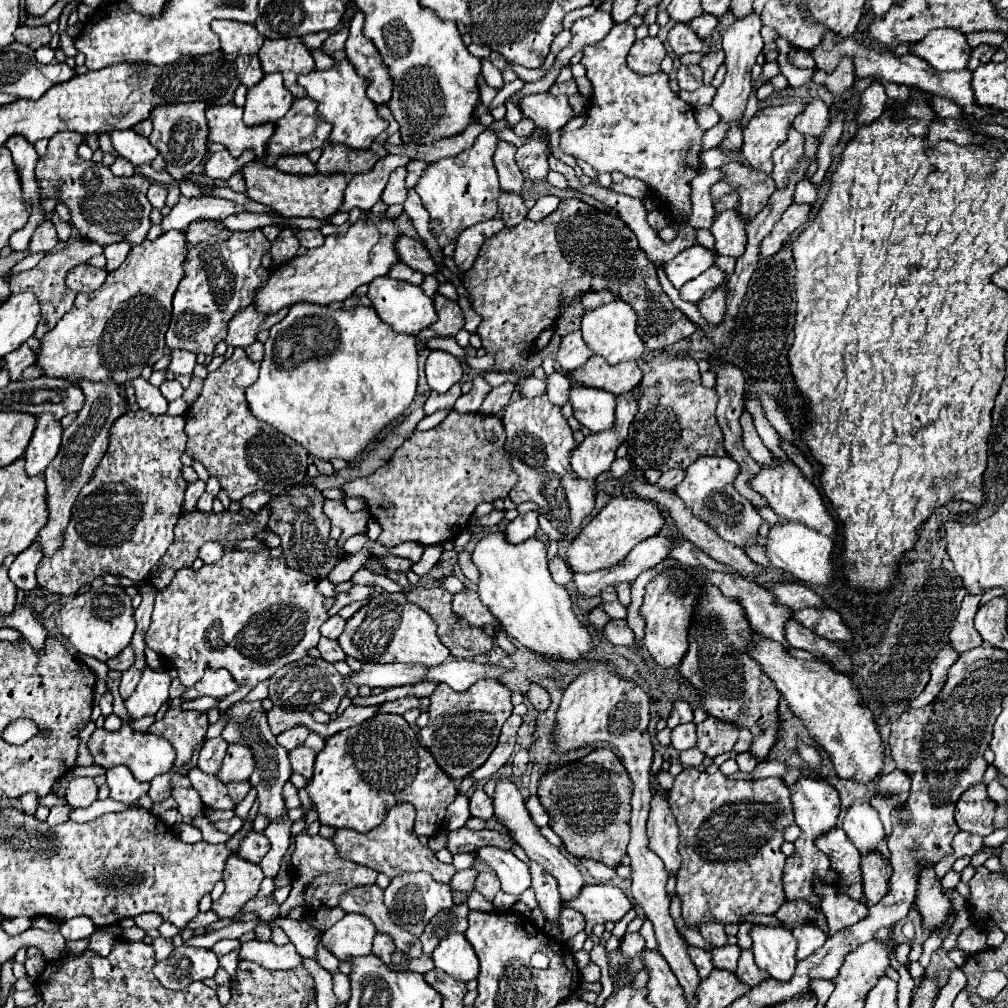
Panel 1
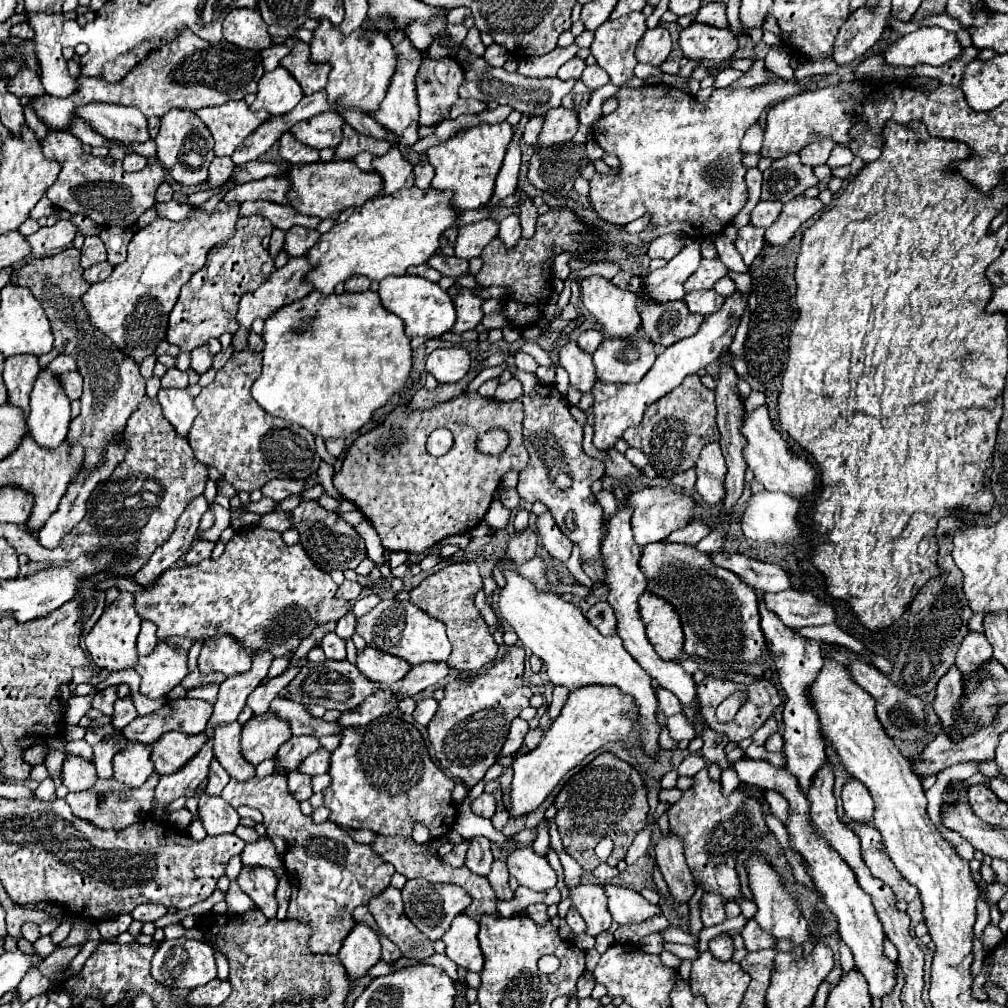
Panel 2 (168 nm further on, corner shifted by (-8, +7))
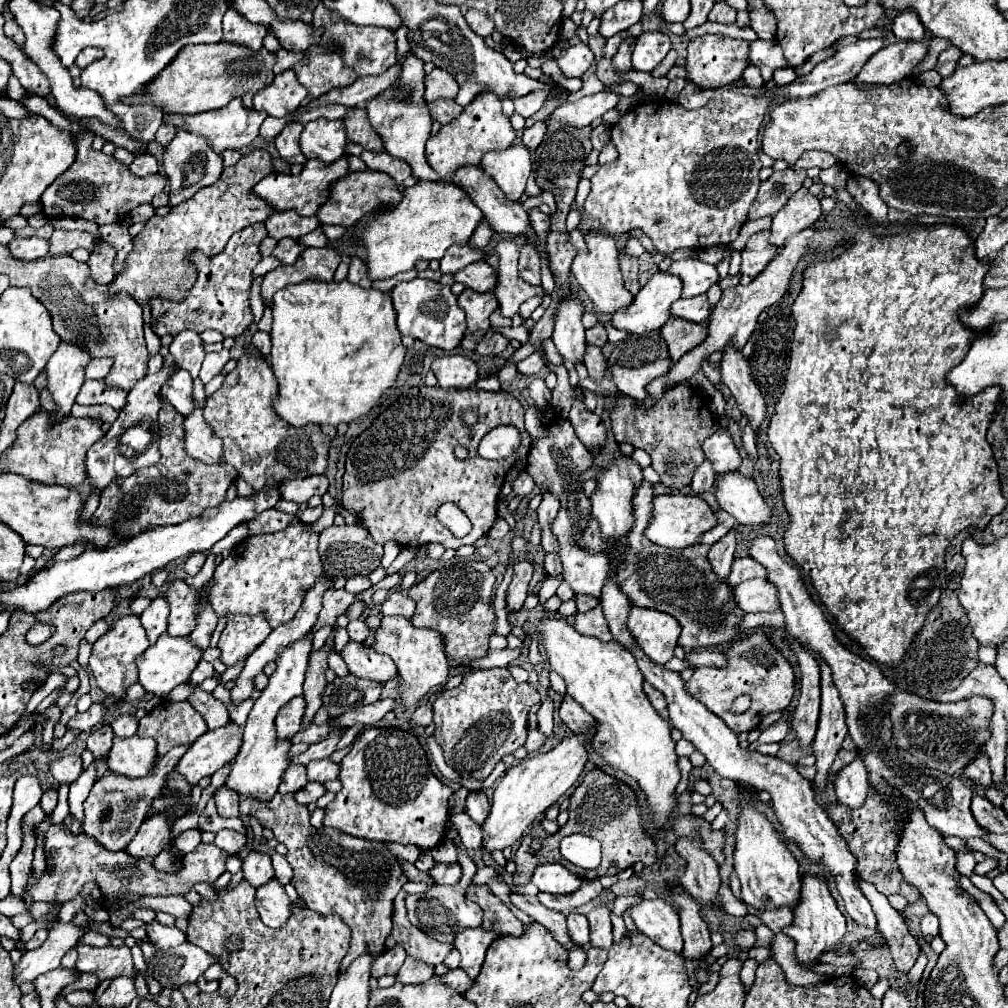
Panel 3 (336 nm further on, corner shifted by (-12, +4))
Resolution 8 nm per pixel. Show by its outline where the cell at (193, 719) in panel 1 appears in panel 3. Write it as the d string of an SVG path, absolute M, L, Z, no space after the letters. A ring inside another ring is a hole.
M161 702L139 720L137 736L151 736L157 742L159 756L165 756L175 746L191 744L205 730L209 730L205 724L205 718L189 702Z

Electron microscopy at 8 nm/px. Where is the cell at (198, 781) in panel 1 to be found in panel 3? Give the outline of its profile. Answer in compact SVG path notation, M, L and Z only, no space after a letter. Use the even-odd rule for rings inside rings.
M277 792L267 802L241 794L239 812L257 816L261 826L271 828L275 838L287 846L287 862L295 872L291 884L305 906L321 914L337 914L351 928L351 944L341 962L341 970L361 956L361 952L379 956L385 950L383 942L391 934L393 900L407 880L397 858L381 842L353 838L335 828L313 828L307 806L297 804L293 794Z

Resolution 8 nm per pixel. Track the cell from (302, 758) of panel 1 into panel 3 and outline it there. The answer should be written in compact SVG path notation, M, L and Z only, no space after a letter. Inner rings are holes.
M311 760L307 766L307 776L311 782L327 782L339 776L339 764L331 760Z

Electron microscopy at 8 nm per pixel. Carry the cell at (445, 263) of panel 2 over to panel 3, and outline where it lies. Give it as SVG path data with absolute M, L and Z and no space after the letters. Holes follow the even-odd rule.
M479 260L479 262L473 262L473 264L465 266L463 270L455 272L453 278L455 278L455 282L461 282L463 286L467 286L475 292L489 292L495 288L497 272L493 266Z

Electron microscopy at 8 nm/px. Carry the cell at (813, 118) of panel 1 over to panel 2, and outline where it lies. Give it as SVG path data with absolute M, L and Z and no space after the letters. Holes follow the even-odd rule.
M831 139L813 141L813 143L809 143L807 147L803 147L803 149L799 151L801 163L805 163L805 165L809 165L809 167L823 165L823 163L829 159L829 153L831 153L833 147L835 147L835 143L833 143Z

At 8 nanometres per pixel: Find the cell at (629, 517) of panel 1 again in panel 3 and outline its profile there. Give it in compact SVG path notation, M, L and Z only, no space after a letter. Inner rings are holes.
M689 494L653 496L653 512L645 528L645 538L659 546L685 548L689 544L697 544L697 536L713 528L713 524L715 524L715 512L699 496L689 496Z

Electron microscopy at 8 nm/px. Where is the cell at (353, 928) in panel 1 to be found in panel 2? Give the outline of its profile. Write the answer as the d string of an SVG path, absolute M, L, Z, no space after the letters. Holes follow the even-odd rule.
M357 923L353 931L347 935L339 957L345 965L345 975L349 979L349 993L353 991L355 983L369 973L377 961L381 961L381 945L379 935L369 929L365 923Z

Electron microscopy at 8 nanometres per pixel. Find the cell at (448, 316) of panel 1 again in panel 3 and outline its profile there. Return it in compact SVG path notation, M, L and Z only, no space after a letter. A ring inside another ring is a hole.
M465 288L459 294L459 306L467 314L467 332L489 330L489 316L497 308L497 298L493 292L473 292Z

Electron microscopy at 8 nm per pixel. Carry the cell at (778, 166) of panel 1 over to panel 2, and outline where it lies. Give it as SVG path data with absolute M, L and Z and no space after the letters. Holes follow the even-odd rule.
M791 153L789 157L773 161L773 165L763 173L761 199L787 203L811 185L817 185L813 169L803 165L797 153Z

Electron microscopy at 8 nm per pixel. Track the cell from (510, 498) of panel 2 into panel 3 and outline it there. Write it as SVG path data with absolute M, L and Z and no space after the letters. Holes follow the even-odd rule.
M523 470L521 476L513 482L513 492L515 492L515 496L521 496L521 498L529 496L529 494L533 492L533 488L535 488L535 484L533 484L533 480L529 480L529 474L527 474L525 470Z

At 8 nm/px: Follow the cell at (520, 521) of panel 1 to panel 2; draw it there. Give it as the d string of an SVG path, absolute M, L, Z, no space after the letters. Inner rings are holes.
M531 527L511 535L507 545L507 557L513 563L519 563L519 565L527 563L529 559L535 557L535 551L537 551L537 533Z

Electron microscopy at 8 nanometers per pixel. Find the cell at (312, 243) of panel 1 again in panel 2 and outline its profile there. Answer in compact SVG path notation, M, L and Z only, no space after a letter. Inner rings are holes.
M293 227L285 235L285 253L289 257L303 257L317 241L319 241L319 233L315 229Z

